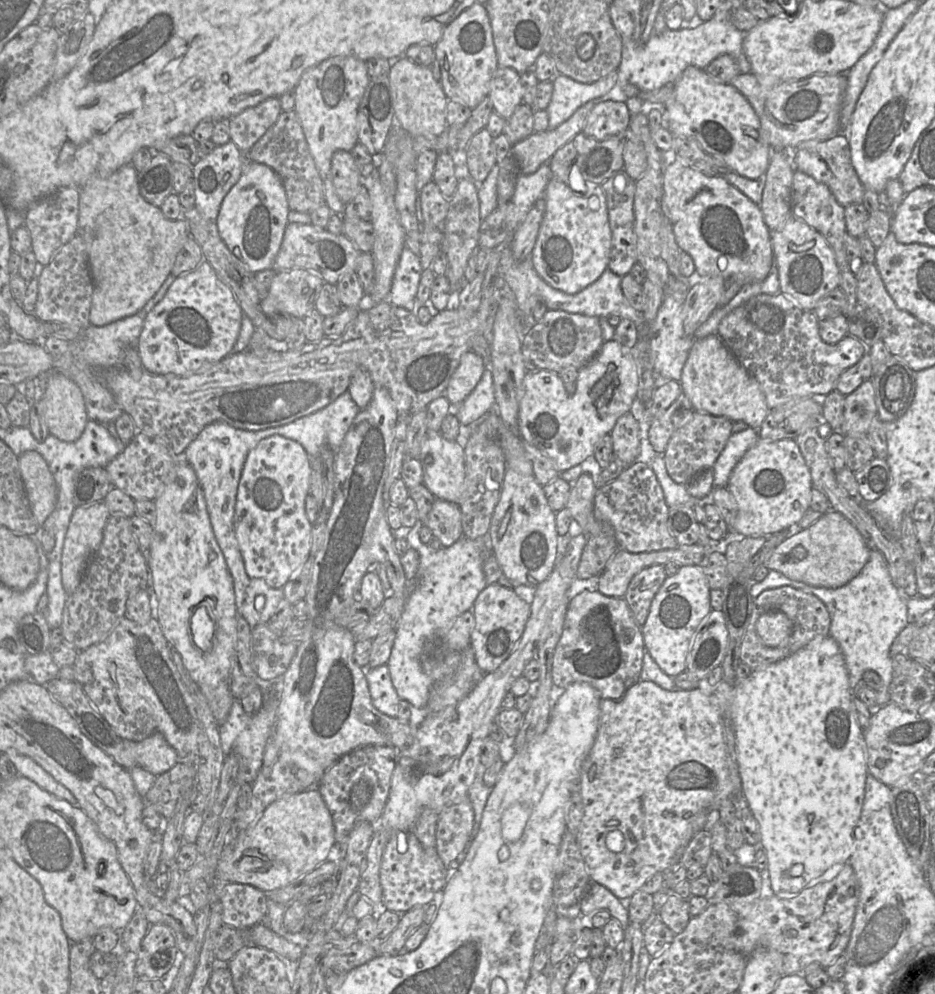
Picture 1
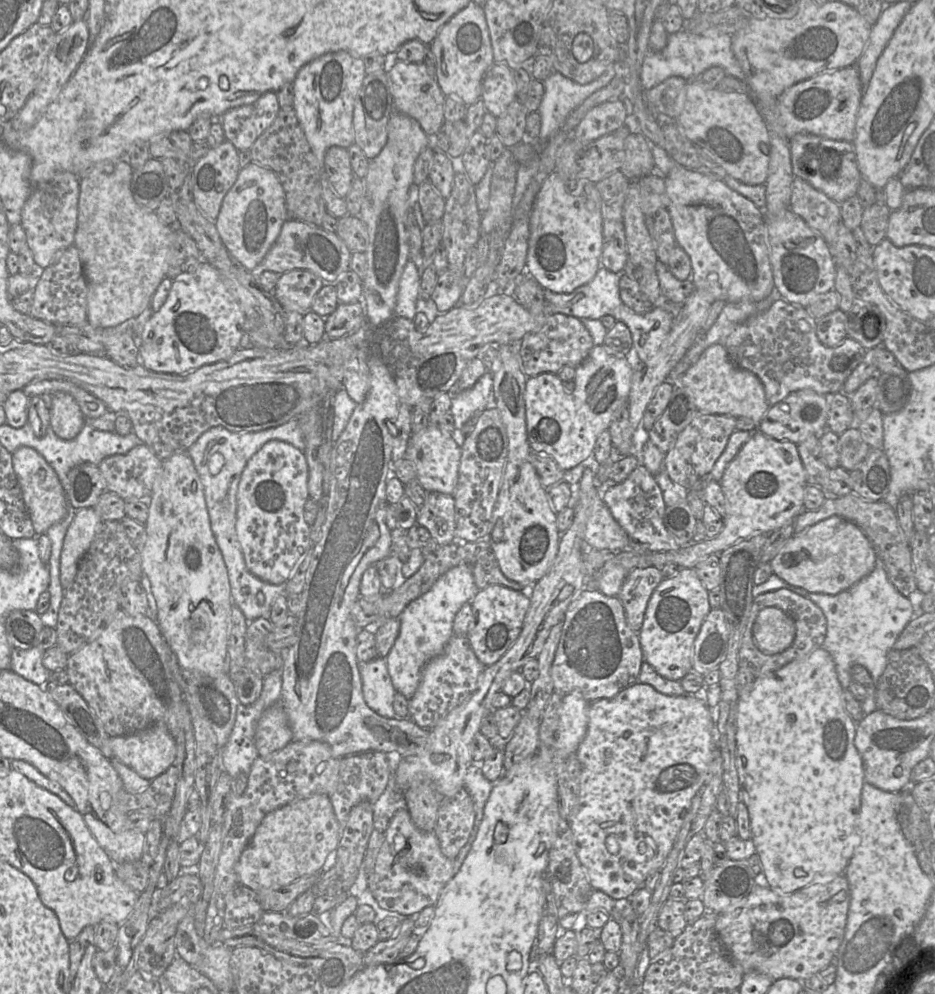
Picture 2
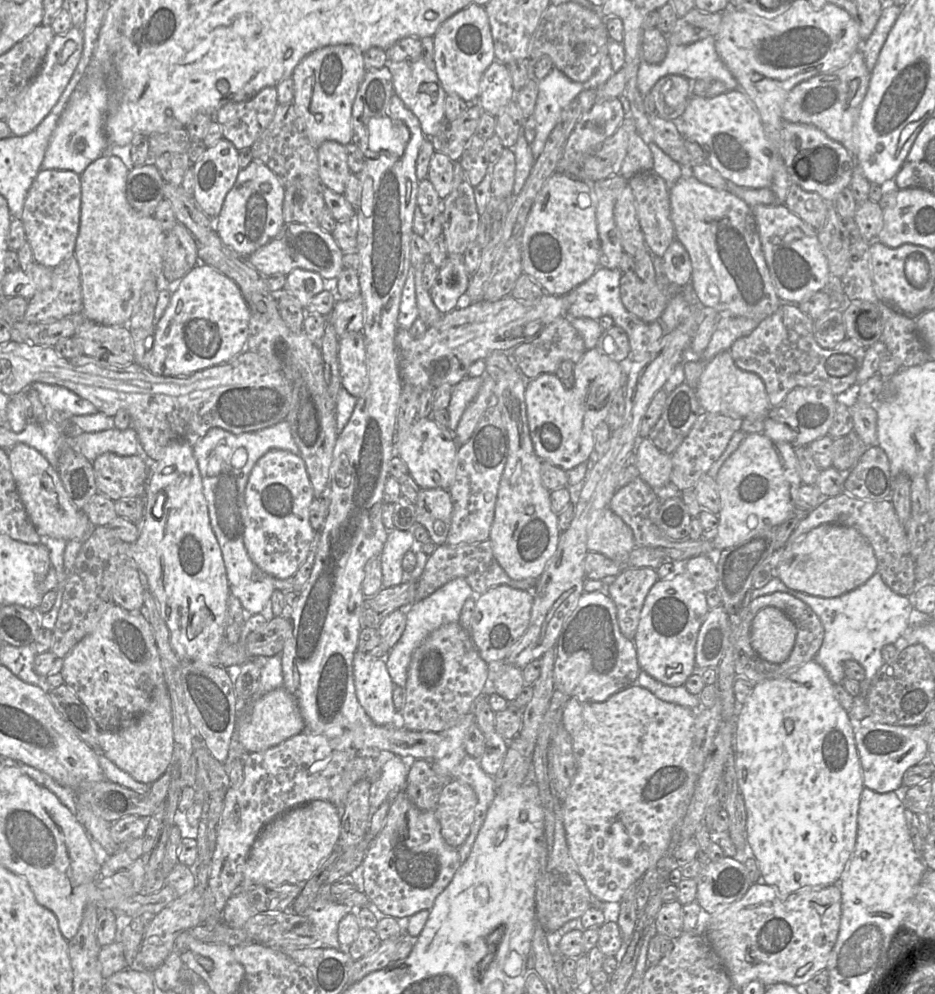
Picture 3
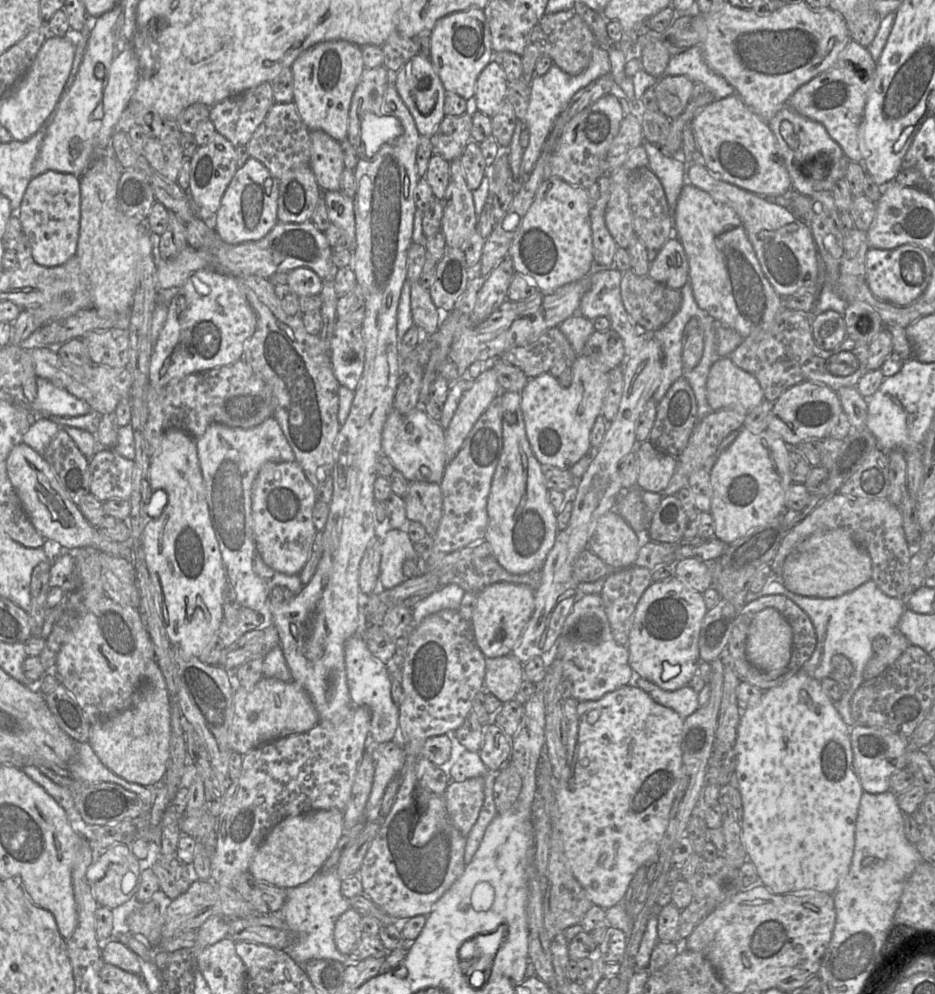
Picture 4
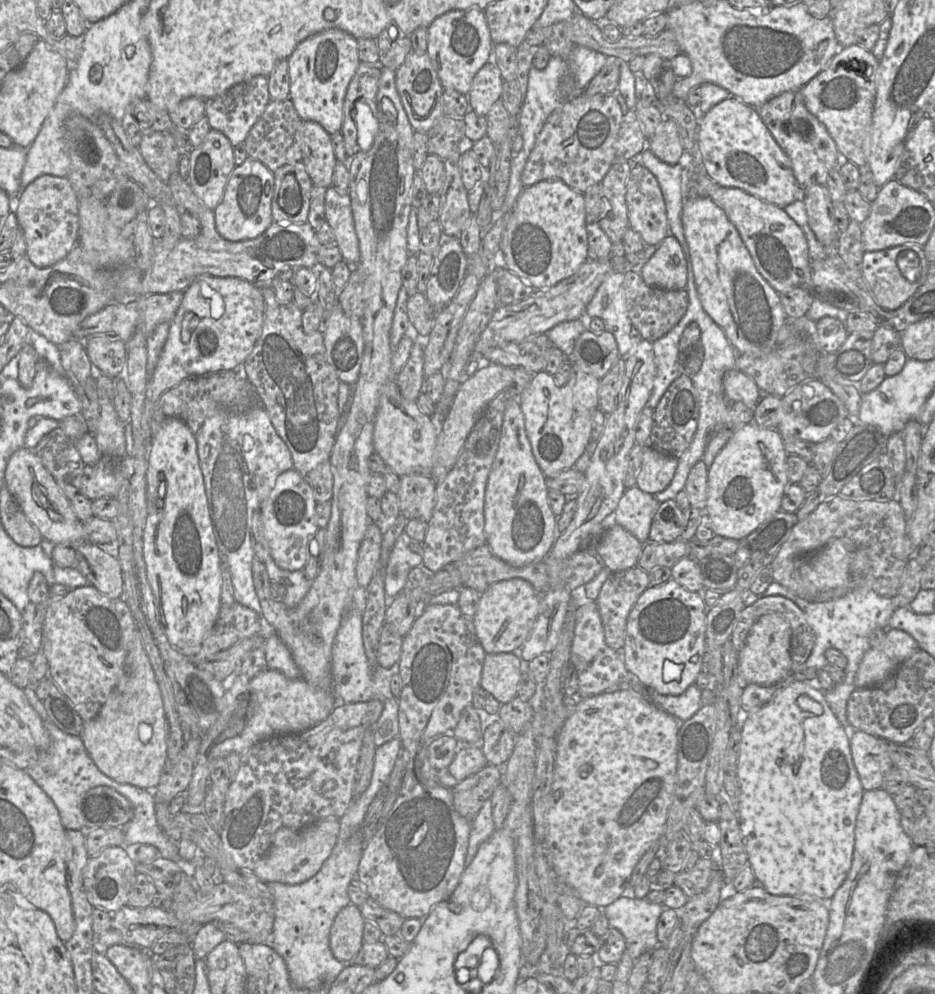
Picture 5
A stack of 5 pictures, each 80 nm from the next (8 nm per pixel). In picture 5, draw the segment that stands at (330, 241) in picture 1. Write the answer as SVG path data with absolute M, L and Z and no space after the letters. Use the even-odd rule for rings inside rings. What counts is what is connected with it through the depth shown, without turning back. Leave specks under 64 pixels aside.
M207 209L197 217L201 224L197 237L182 237L171 249L156 241L151 268L141 277L141 296L185 291L197 277L205 274L238 277L256 285L266 285L283 270L311 268L318 263L317 255L322 245L308 222L282 224L273 221L264 233L254 239L229 241L218 233L213 210Z

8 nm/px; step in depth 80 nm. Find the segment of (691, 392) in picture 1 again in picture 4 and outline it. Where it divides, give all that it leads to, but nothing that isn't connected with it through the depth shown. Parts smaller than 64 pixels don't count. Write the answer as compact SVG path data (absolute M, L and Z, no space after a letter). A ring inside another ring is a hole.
M729 356L720 357L707 380L707 400L714 411L742 405L748 412L764 400L755 376L738 367Z

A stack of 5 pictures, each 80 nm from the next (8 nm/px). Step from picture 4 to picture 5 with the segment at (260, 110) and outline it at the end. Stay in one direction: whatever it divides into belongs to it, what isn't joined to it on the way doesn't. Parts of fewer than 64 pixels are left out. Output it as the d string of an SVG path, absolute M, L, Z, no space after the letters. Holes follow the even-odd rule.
M258 75L233 85L220 95L206 99L205 116L211 129L222 132L235 147L244 143L250 129L261 117L270 101L268 77Z

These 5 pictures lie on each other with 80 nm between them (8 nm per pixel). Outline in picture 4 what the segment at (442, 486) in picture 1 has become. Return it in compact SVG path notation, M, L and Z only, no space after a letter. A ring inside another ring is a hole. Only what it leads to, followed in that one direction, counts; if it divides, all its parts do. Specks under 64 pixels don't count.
M416 407L407 414L400 414L393 409L383 427L382 453L409 482L440 483L448 464L445 429L440 423L433 421L422 407Z

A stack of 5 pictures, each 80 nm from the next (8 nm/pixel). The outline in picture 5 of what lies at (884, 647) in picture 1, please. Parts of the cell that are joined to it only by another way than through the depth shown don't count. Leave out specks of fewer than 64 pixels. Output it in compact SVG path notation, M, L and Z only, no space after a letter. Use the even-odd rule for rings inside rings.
M772 581L766 591L762 594L756 595L750 590L744 592L744 605L745 607L750 606L758 599L772 595L783 596L793 601L806 615L806 619L815 635L815 644L806 662L780 682L785 682L786 685L794 680L805 681L807 683L816 682L818 671L825 669L829 664L825 657L825 651L828 648L839 650L847 658L847 666L844 669L846 678L841 684L836 684L832 691L824 692L824 697L832 712L835 714L845 730L847 732L855 731L847 718L847 702L852 692L856 689L855 675L859 664L864 653L871 648L869 643L871 633L877 628L889 628L888 624L890 618L896 609L893 601L887 597L877 594L871 589L859 588L836 599L822 602L811 602L797 596L776 581Z

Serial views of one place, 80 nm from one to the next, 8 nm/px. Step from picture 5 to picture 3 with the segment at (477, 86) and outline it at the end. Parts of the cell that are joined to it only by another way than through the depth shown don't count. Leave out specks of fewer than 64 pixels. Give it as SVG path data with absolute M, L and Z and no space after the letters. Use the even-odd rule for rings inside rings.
M494 60L485 70L479 87L478 103L482 111L497 116L511 101L515 90L508 65Z

